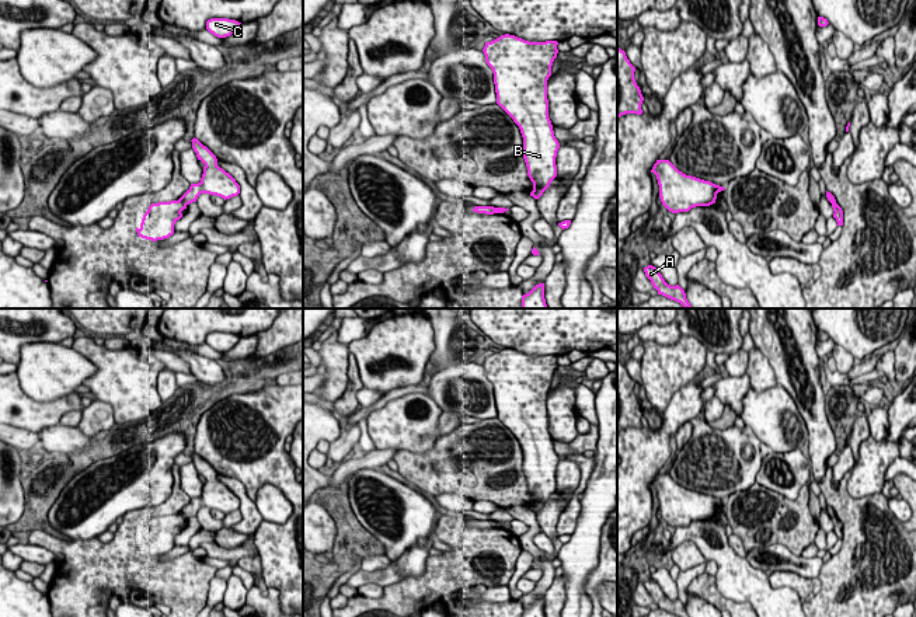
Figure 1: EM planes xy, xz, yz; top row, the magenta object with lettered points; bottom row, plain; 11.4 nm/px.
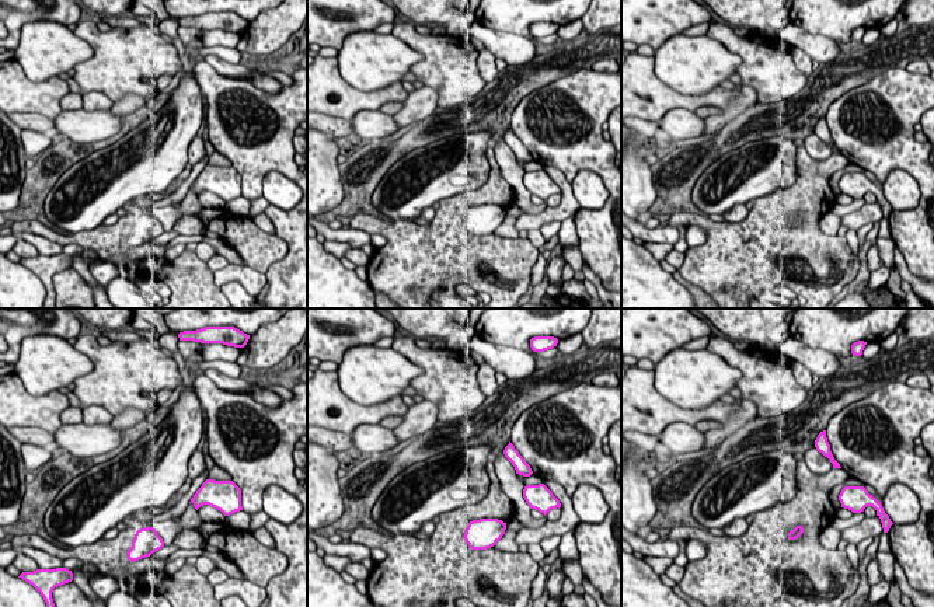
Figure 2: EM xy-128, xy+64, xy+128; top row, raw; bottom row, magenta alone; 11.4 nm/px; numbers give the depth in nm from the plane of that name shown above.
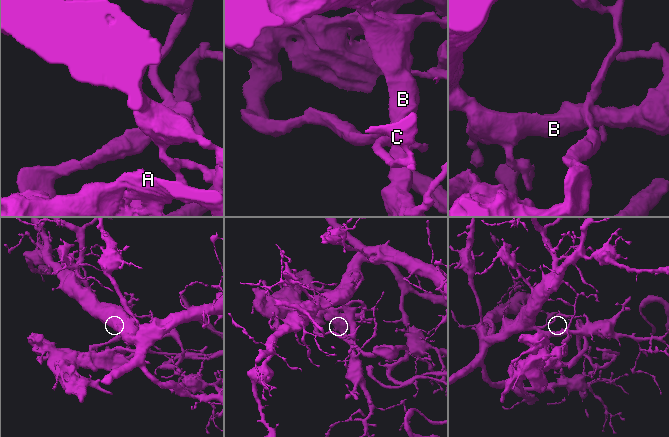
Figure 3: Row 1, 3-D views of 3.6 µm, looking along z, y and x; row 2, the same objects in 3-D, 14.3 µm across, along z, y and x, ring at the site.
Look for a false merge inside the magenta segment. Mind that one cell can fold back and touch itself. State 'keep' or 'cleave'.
cleave

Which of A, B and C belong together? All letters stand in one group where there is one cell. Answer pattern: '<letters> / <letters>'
A / B C

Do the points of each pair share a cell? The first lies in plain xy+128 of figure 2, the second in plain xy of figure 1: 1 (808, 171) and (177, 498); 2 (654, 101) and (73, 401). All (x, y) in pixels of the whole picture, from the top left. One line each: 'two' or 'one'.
1: one
2: one

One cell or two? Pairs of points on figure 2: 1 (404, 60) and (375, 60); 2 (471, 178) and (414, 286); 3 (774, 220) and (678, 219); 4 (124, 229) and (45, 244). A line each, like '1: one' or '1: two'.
1: one
2: two
3: one
4: two

